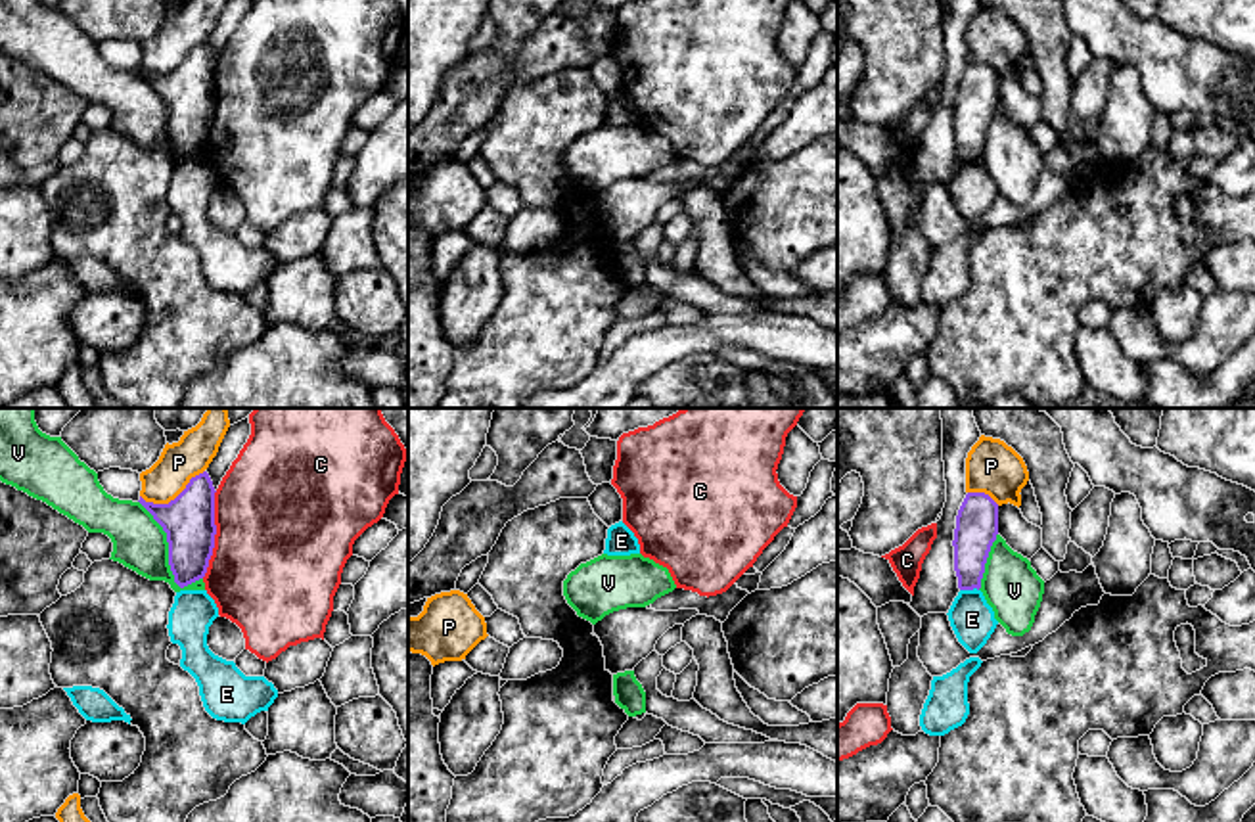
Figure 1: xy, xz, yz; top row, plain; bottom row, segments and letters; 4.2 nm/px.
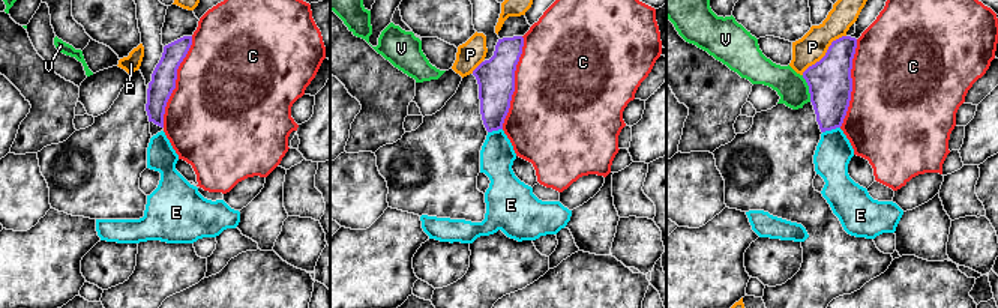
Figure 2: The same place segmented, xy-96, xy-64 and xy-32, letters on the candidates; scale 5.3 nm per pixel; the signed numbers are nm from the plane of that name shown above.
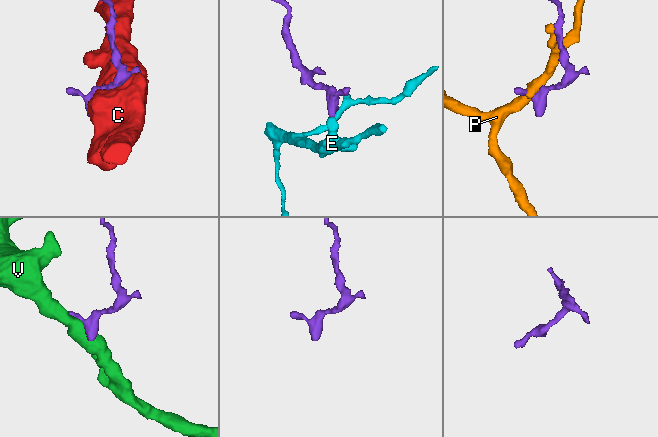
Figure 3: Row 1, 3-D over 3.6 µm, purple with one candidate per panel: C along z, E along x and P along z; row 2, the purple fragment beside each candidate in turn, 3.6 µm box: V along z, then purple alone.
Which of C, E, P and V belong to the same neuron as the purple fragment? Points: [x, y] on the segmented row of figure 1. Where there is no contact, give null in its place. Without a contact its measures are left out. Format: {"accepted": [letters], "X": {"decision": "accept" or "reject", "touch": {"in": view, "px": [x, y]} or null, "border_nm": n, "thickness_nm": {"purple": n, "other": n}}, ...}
{"accepted": [], "C": {"decision": "reject", "touch": {"in": "xy", "px": [215, 533]}, "border_nm": 380, "thickness_nm": {"purple": 220, "other": 500}}, "E": {"decision": "reject", "touch": {"in": "yz", "px": [968, 589]}, "border_nm": 80, "thickness_nm": {"purple": 170, "other": 190}}, "P": {"decision": "reject", "touch": {"in": "xy", "px": [175, 499]}, "border_nm": 300, "thickness_nm": {"purple": 220, "other": 170}}, "V": {"decision": "reject", "touch": {"in": "xy", "px": [169, 554]}, "border_nm": 420, "thickness_nm": {"purple": 220, "other": 220}}}

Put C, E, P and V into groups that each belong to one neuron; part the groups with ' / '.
C / E / P / V

